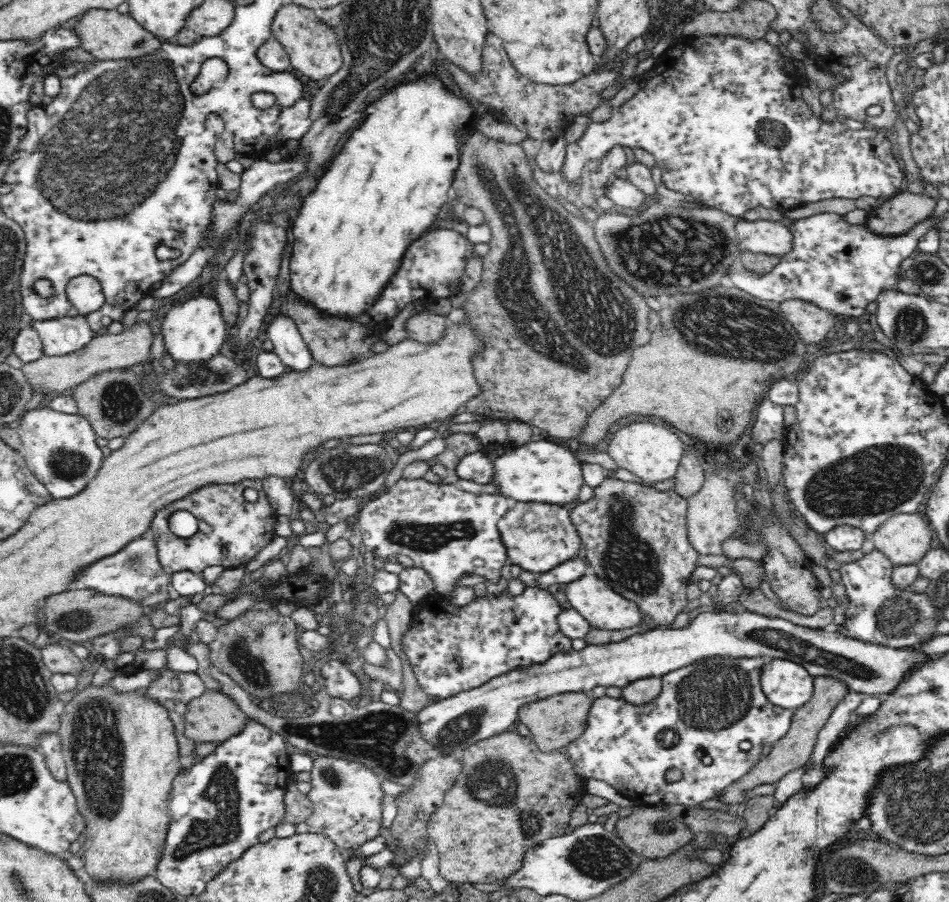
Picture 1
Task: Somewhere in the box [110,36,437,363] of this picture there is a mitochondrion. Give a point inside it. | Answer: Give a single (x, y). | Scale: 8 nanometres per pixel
(143, 46)

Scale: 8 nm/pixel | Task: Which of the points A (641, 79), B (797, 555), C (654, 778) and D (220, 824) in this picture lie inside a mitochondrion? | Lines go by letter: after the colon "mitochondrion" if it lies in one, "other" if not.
A: other
B: other
C: other
D: mitochondrion

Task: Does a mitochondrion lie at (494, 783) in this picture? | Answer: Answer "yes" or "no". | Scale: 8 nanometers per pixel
yes

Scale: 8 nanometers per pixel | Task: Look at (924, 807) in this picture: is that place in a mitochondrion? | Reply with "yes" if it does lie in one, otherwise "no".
yes

